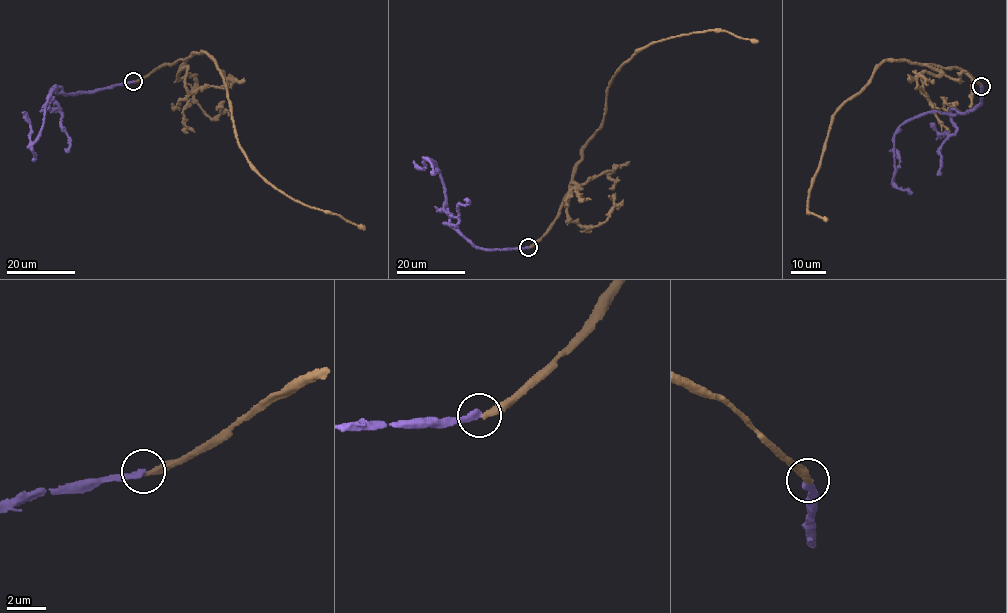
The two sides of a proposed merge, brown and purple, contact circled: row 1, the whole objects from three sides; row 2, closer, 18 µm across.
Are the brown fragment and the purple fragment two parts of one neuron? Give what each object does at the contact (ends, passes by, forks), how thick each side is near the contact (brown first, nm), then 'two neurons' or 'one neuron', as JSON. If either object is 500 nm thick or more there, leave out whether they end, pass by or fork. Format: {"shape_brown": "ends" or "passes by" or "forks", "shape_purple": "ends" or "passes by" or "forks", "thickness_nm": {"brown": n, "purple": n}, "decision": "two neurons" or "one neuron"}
{"shape_brown": "ends", "shape_purple": "ends", "thickness_nm": {"brown": 320, "purple": 320}, "decision": "two neurons"}

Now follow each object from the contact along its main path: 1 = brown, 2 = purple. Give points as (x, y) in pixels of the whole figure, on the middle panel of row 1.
1: (528, 247), (555, 220), (582, 149), (599, 129), (612, 78), (636, 52), (655, 42), (715, 30), (758, 41)
2: (527, 247), (499, 250), (474, 247), (450, 224), (435, 161), (425, 160), (422, 169), (414, 161)

